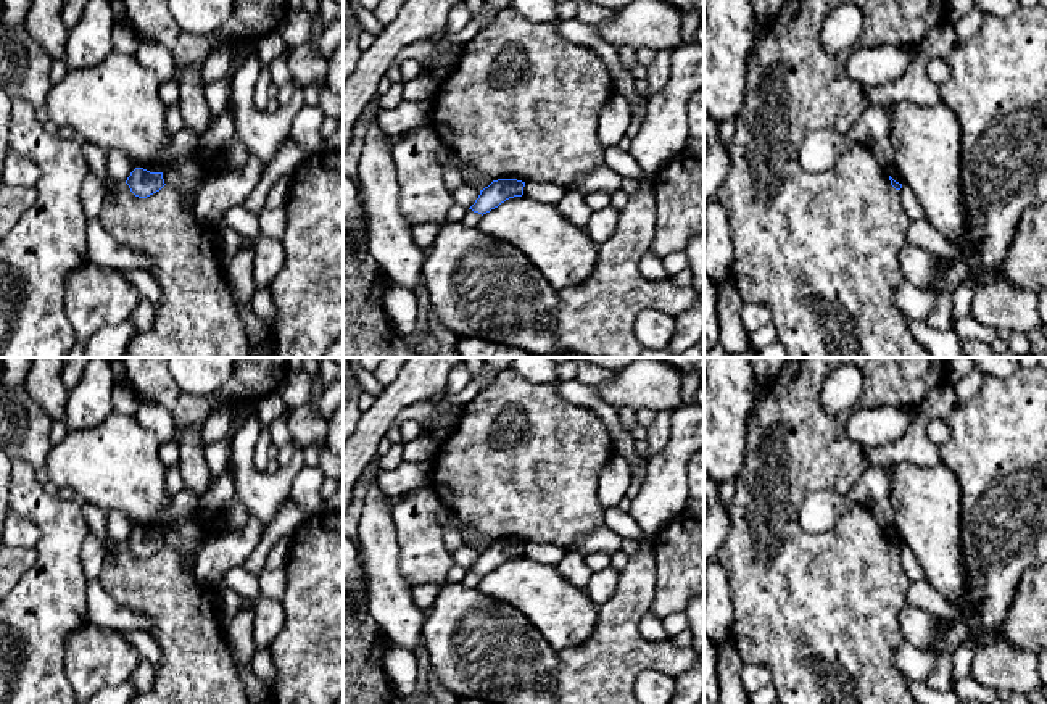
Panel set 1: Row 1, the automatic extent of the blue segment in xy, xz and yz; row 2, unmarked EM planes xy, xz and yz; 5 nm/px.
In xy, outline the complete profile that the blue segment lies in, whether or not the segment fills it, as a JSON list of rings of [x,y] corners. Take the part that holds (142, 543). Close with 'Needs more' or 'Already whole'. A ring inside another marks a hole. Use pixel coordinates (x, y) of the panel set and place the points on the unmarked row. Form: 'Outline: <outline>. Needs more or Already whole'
Outline: [[[135,528],[127,538],[126,545],[129,546],[130,553],[139,559],[147,559],[159,553],[166,546],[163,533],[150,533],[143,528]]]. Already whole

